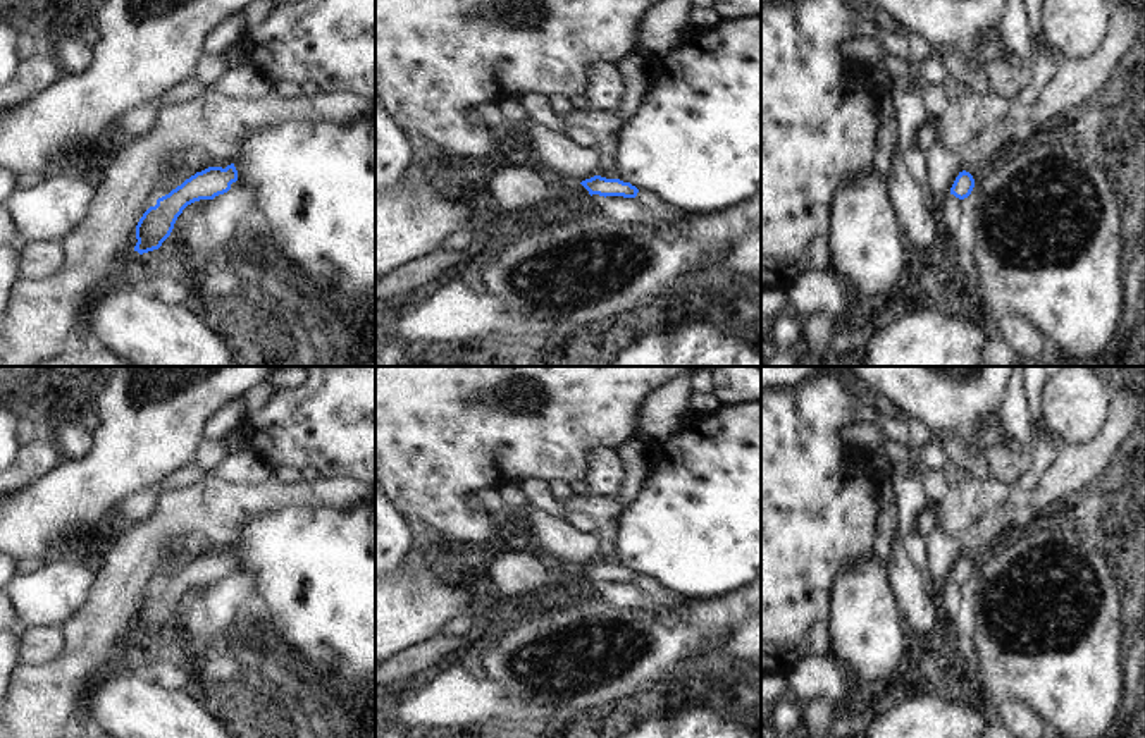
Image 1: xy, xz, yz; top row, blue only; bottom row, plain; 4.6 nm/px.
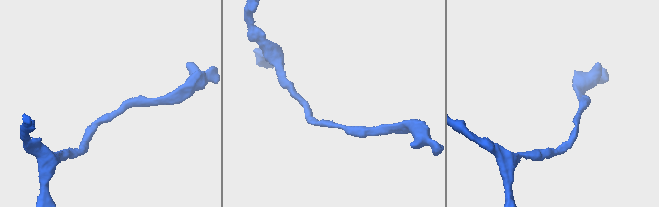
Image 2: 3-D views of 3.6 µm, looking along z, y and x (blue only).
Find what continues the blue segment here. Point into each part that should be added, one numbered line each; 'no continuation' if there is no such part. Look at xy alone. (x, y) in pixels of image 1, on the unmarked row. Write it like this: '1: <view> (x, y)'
no continuation

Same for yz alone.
no continuation

